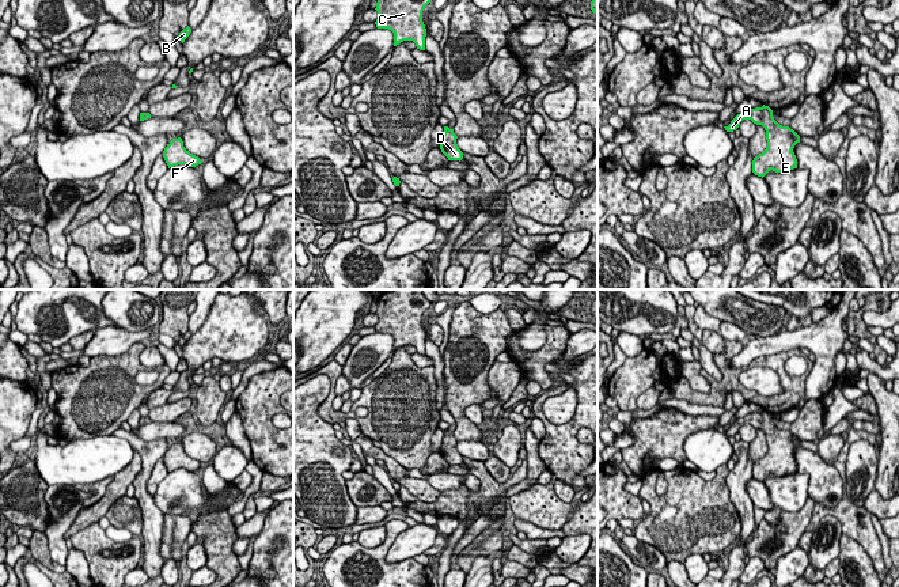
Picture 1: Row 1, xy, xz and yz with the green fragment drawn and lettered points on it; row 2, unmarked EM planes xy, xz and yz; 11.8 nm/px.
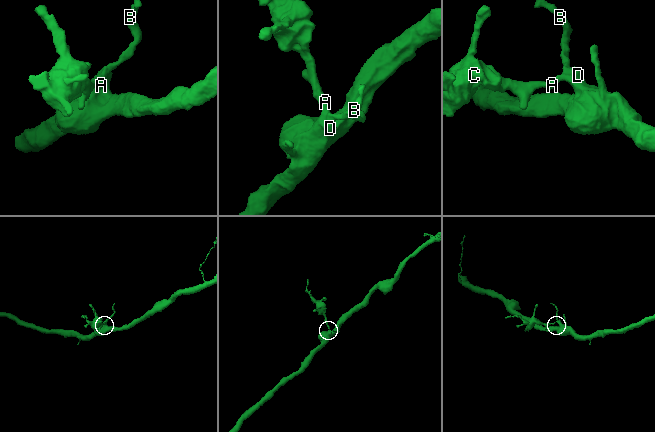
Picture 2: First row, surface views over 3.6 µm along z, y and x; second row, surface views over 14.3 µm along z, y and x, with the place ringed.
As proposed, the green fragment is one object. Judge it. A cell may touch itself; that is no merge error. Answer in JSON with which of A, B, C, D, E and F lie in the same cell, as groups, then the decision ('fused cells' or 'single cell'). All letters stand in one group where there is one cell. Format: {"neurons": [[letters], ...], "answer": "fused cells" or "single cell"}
{"neurons": [["A", "B", "C", "D", "E", "F"]], "answer": "single cell"}

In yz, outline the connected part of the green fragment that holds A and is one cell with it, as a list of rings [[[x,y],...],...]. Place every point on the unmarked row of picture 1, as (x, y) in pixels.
[[[763,409],[762,412],[748,413],[737,419],[728,431],[724,431],[725,435],[736,435],[743,424],[751,424],[766,435],[767,451],[752,465],[752,477],[755,480],[763,482],[770,474],[782,477],[797,473],[793,452],[800,447],[800,440],[789,431],[779,429],[769,410]]]

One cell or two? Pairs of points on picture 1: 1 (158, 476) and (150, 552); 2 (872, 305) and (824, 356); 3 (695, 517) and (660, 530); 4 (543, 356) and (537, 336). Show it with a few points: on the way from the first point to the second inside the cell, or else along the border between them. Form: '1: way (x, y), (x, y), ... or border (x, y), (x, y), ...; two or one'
1: border (156, 462), (147, 483), (147, 491), (152, 496); two
2: border (850, 310), (842, 322); two
3: way (687, 525), (682, 530), (668, 530); one
4: border (546, 324), (545, 343), (539, 348), (519, 348); two

